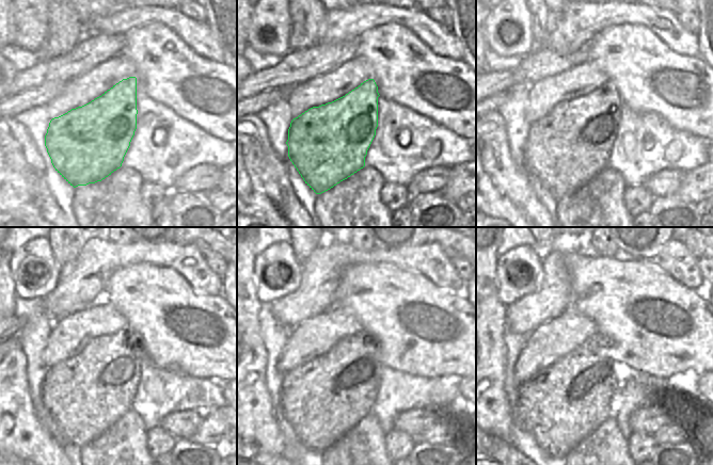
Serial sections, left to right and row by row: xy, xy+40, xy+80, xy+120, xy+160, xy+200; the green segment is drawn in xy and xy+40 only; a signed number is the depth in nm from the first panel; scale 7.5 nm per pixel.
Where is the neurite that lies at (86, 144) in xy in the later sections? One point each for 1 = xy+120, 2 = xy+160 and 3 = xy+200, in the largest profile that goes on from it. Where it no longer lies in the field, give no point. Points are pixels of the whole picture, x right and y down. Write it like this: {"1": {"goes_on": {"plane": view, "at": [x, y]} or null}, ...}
{"1": {"goes_on": {"plane": "xy+120", "at": [84, 395]}}, "2": {"goes_on": {"plane": "xy+160", "at": [325, 398]}}, "3": {"goes_on": {"plane": "xy+200", "at": [564, 403]}}}

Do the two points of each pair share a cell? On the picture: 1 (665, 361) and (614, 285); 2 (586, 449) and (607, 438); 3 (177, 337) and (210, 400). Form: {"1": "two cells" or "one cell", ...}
{"1": "one cell", "2": "one cell", "3": "two cells"}

